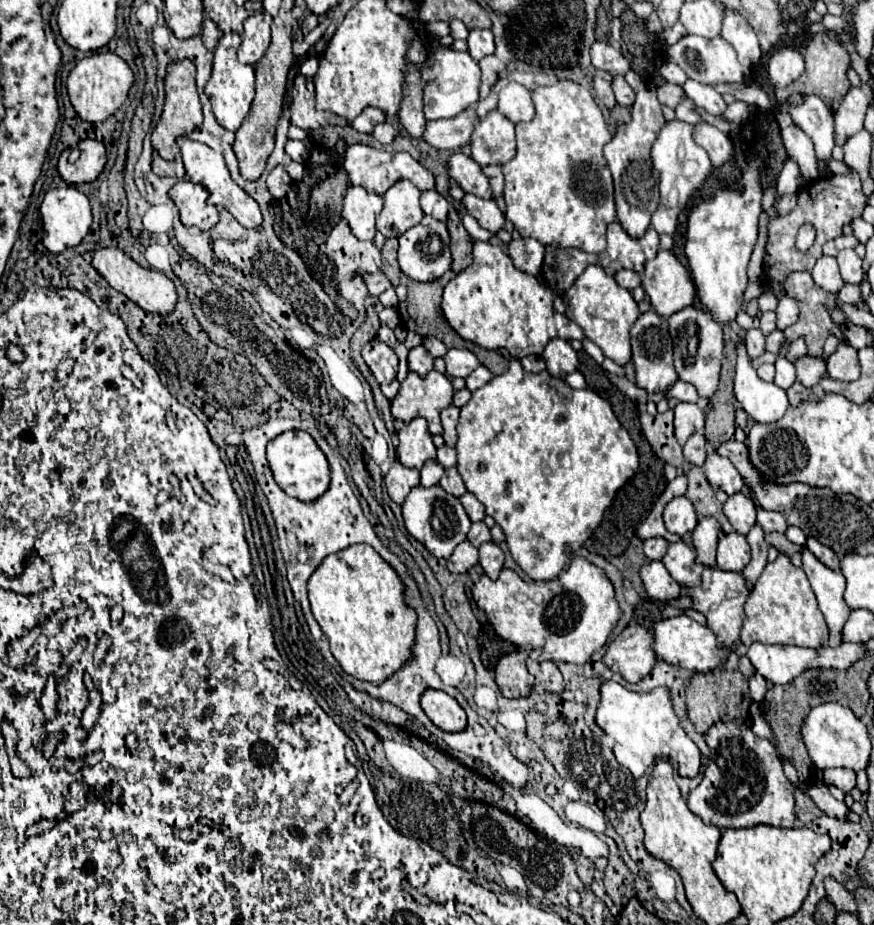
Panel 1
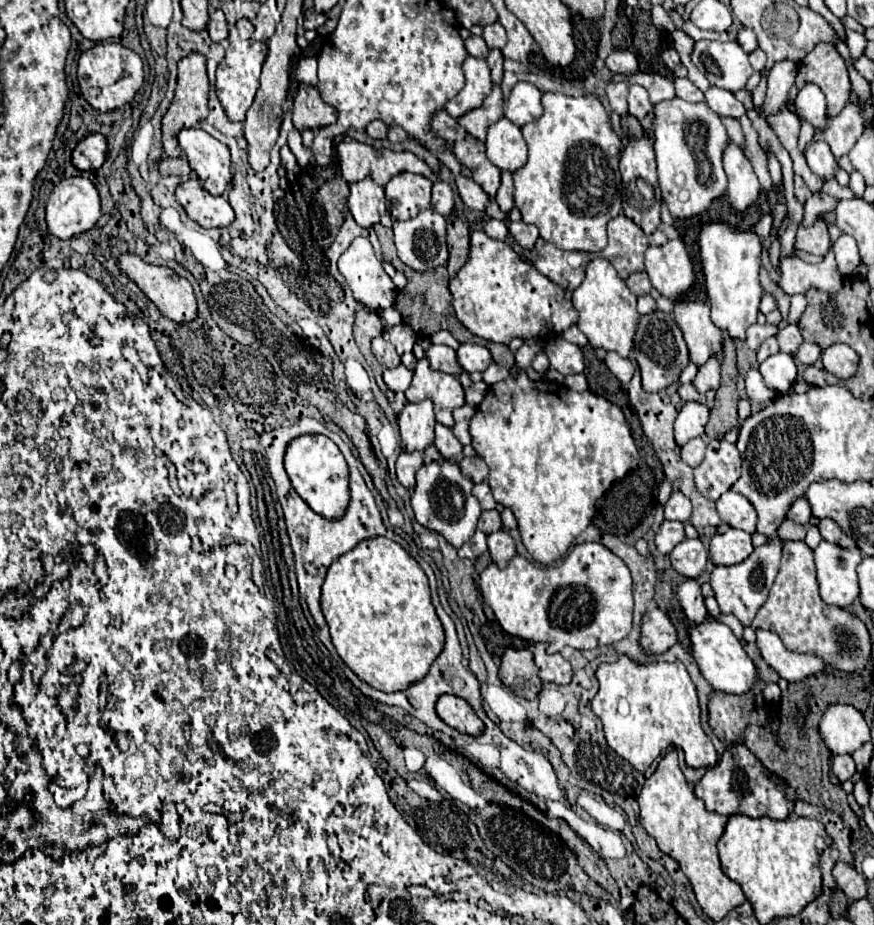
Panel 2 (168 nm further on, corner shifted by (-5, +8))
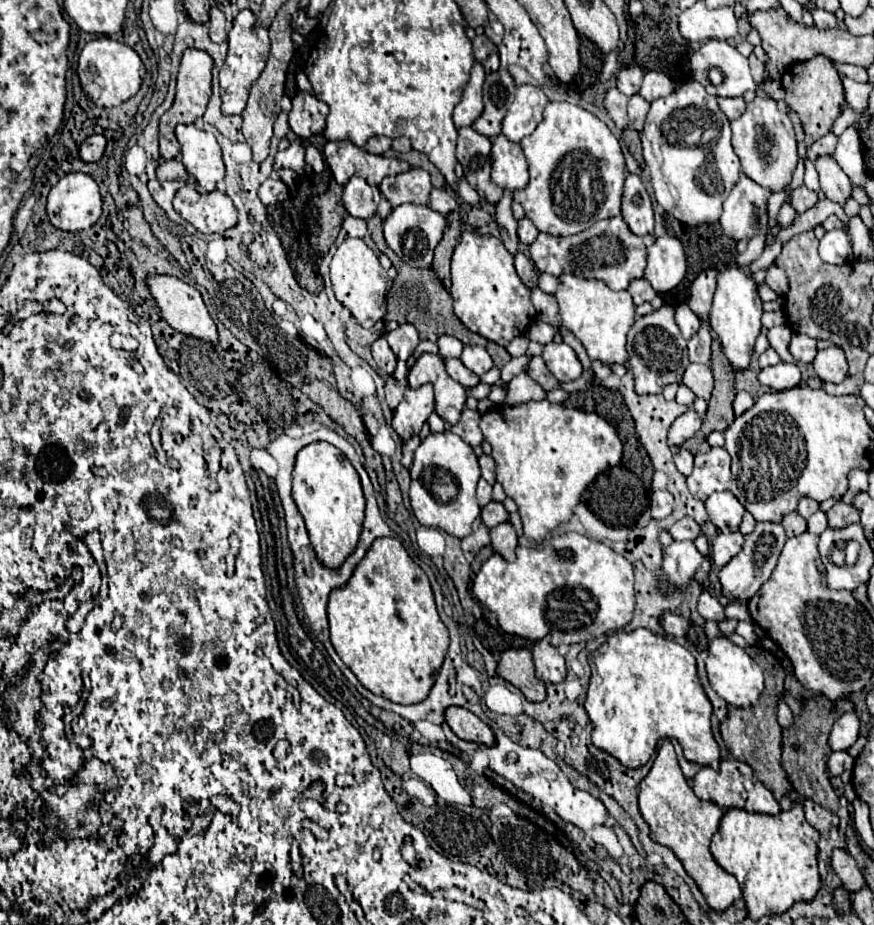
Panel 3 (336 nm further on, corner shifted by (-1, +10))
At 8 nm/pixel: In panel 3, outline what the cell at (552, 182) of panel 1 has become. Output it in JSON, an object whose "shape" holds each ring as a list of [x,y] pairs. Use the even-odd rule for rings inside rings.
{"shape":[[[549,102],[543,110],[543,120],[535,128],[535,132],[525,136],[519,144],[529,164],[529,184],[521,190],[515,190],[513,200],[523,206],[525,216],[537,226],[539,232],[551,236],[571,236],[581,230],[587,230],[597,220],[621,214],[625,158],[619,140],[597,116],[577,104]]]}

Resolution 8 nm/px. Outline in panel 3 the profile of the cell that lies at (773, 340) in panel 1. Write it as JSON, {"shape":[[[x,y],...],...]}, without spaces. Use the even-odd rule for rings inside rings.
{"shape":[[[793,332],[791,336],[791,344],[789,344],[789,352],[793,354],[793,358],[797,362],[811,362],[817,354],[817,340],[805,336],[805,334],[797,334]]]}

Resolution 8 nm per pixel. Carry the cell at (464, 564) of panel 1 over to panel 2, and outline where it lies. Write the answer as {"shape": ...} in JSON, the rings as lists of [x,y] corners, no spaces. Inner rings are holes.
{"shape":[[[477,530],[475,536],[459,548],[459,556],[469,558],[469,560],[475,560],[483,552],[487,552],[487,536],[481,530]]]}

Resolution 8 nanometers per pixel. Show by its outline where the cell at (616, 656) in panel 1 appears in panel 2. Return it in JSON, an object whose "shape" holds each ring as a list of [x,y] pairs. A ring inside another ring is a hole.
{"shape":[[[653,608],[643,616],[641,644],[651,654],[661,654],[677,642],[677,632],[671,618],[661,610]]]}

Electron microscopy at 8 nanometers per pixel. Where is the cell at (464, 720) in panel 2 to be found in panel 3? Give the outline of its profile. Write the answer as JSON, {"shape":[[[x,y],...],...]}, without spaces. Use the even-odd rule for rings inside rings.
{"shape":[[[449,706],[445,710],[445,722],[461,740],[481,742],[487,746],[493,744],[495,736],[491,732],[491,728],[483,720],[479,720],[473,712],[469,712],[461,706]]]}

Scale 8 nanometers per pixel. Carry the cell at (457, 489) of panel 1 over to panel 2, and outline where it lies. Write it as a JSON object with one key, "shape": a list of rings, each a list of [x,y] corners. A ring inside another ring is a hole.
{"shape":[[[463,458],[461,460],[461,470],[473,478],[475,484],[485,482],[489,476],[489,468],[481,458]]]}

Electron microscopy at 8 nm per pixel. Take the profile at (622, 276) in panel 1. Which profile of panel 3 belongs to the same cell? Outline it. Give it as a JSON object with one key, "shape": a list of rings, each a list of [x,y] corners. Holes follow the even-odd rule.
{"shape":[[[637,278],[637,280],[633,280],[631,284],[629,284],[629,294],[633,296],[633,302],[639,306],[639,304],[643,304],[643,302],[651,302],[653,298],[655,298],[655,290],[653,290],[653,286],[645,280],[645,278]]]}

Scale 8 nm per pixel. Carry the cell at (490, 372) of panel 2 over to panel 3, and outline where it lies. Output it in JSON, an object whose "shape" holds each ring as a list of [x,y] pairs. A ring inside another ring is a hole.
{"shape":[[[521,356],[521,358],[511,358],[503,368],[501,368],[501,382],[509,382],[513,376],[517,376],[519,372],[527,370],[529,358]]]}

